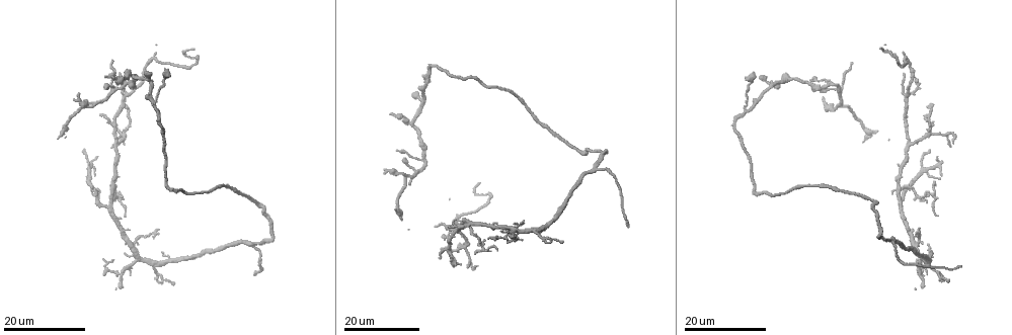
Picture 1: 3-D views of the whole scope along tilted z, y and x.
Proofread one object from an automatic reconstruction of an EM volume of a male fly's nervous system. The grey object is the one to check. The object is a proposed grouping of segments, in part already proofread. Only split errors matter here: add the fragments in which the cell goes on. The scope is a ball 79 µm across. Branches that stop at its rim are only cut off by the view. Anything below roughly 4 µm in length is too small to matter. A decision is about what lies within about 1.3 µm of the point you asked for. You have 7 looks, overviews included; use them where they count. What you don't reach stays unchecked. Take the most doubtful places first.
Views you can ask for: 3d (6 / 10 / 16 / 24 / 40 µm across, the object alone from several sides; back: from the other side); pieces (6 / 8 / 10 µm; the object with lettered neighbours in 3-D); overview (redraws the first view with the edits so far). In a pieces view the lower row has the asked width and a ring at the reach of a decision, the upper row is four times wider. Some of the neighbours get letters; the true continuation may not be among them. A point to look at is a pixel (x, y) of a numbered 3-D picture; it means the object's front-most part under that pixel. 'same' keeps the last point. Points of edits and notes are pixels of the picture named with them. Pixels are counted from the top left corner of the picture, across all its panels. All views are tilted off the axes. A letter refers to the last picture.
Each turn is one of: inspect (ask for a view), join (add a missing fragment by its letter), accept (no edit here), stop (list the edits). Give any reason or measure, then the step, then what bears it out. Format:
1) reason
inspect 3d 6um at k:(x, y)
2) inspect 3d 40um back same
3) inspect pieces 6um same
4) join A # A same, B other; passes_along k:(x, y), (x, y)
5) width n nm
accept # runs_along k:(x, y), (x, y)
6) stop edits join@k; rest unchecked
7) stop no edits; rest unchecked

free end
inspect 3d 16um at 1:(918, 227)

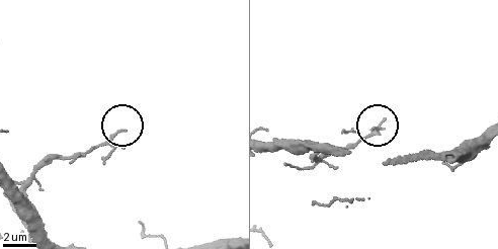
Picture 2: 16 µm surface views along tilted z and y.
inspect pieces 8um at 2:(123, 131)

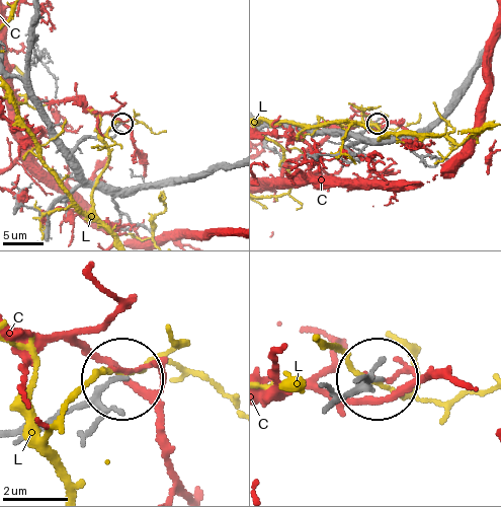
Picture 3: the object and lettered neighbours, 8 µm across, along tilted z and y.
accept # C other, L other; runs_along 3:(15, 433), (86, 406), (119, 378); none of them fits

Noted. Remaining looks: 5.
thin end
inspect 3d 24um at 1:(498, 251)

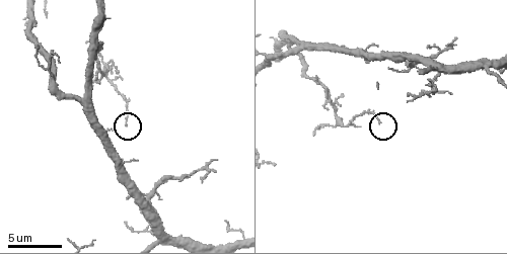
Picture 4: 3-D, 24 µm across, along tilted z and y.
inspect pieces 10um at 4:(380, 123)

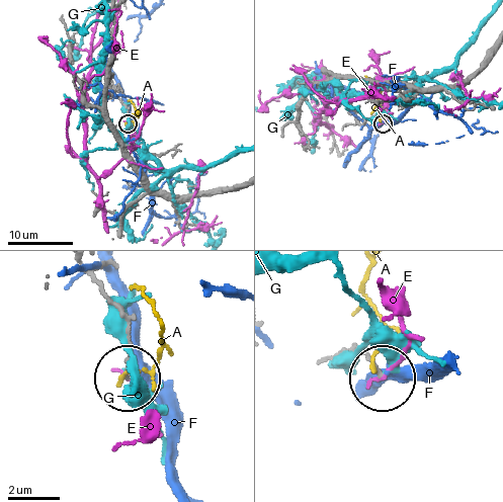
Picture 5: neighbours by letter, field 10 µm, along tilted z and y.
width 110 nm
accept # A other, E other, F other, G other; runs_along 5:(324, 360), (360, 348), (381, 378); none of them fits

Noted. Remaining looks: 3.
an open end
inspect 3d 10um at 4:(117, 69)

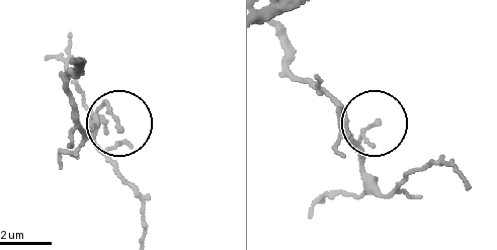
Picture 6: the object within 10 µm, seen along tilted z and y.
inspect pieces 10um at 6:(121, 129)

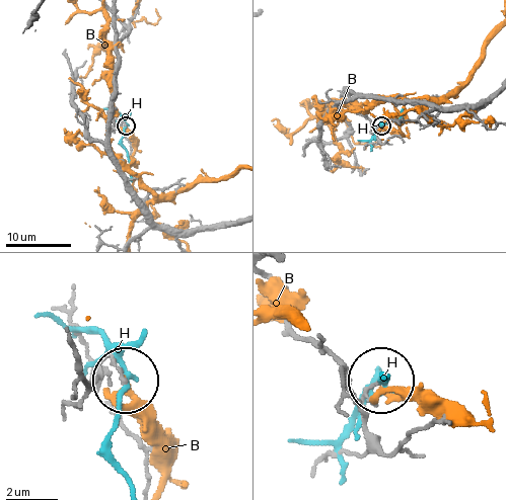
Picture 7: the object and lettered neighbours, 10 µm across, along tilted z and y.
width 90 nm
accept # B other, H other; no lettered fragment goes on from it

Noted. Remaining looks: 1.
stop no edits; rest unchecked

